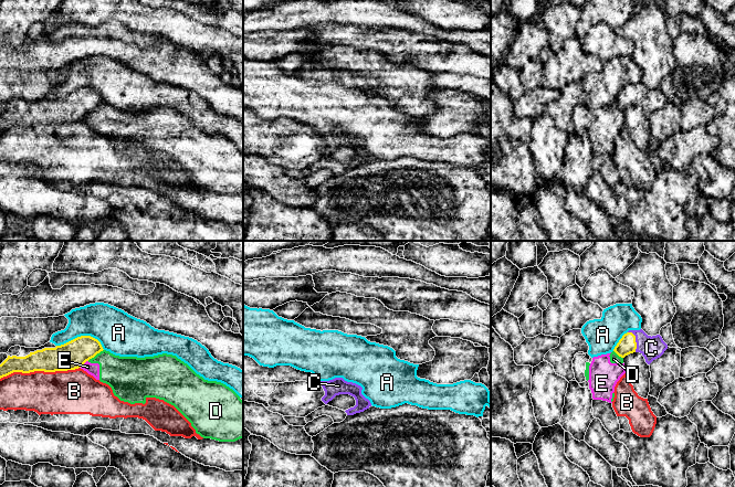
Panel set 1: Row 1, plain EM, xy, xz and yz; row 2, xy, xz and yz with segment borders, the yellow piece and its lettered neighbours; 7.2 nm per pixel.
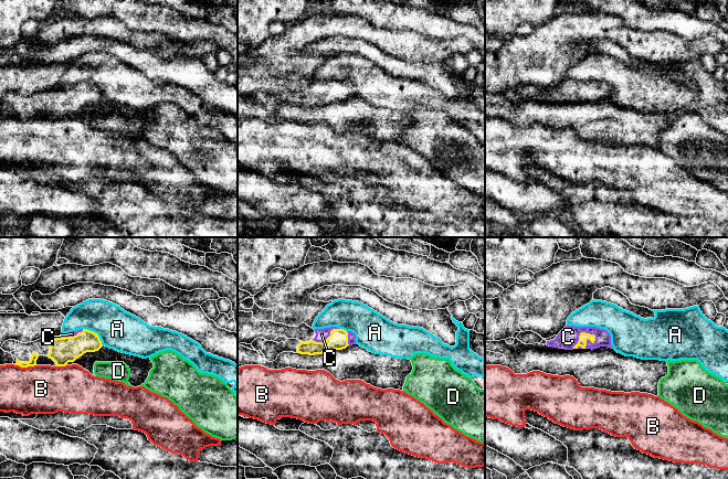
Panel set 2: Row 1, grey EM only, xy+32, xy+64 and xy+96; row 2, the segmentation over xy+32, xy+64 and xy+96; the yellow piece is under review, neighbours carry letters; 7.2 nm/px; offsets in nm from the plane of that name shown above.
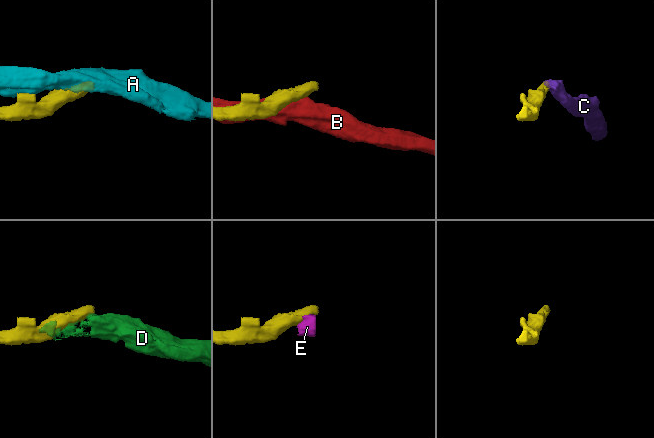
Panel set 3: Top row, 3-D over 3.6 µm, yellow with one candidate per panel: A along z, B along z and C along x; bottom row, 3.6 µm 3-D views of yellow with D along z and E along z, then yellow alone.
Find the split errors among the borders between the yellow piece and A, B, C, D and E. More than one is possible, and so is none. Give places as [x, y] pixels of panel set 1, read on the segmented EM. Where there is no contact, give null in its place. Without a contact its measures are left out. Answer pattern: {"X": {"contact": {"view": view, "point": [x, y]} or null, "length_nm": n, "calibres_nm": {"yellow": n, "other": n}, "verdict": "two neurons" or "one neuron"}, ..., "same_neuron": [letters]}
{"A": {"contact": {"view": "xy", "point": [82, 336]}, "length_nm": 360, "calibres_nm": {"yellow": 200, "other": 300}, "verdict": "two neurons"}, "B": {"contact": {"view": "xy", "point": [40, 370]}, "length_nm": 600, "calibres_nm": {"yellow": 200, "other": 320}, "verdict": "two neurons"}, "C": {"contact": {"view": "yz", "point": [634, 340]}, "length_nm": 160, "calibres_nm": {"yellow": 140, "other": 160}, "verdict": "one neuron"}, "D": {"contact": {"view": "xy", "point": [95, 355]}, "length_nm": 150, "calibres_nm": {"yellow": 200, "other": 260}, "verdict": "two neurons"}, "E": {"contact": {"view": "xy", "point": [83, 363]}, "length_nm": 80, "calibres_nm": {"yellow": 200, "other": 90}, "verdict": "two neurons"}, "same_neuron": ["C"]}

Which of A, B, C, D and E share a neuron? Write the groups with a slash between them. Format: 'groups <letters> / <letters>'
groups A / B / C / D E

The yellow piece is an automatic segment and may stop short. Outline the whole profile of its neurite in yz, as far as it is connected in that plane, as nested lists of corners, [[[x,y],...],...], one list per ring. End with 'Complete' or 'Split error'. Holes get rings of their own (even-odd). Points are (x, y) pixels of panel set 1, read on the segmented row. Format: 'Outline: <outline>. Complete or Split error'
Outline: [[[642,329],[629,330],[622,336],[613,351],[621,358],[640,352],[648,364],[660,358],[668,349],[668,345],[660,335],[648,336]]]. Split error

